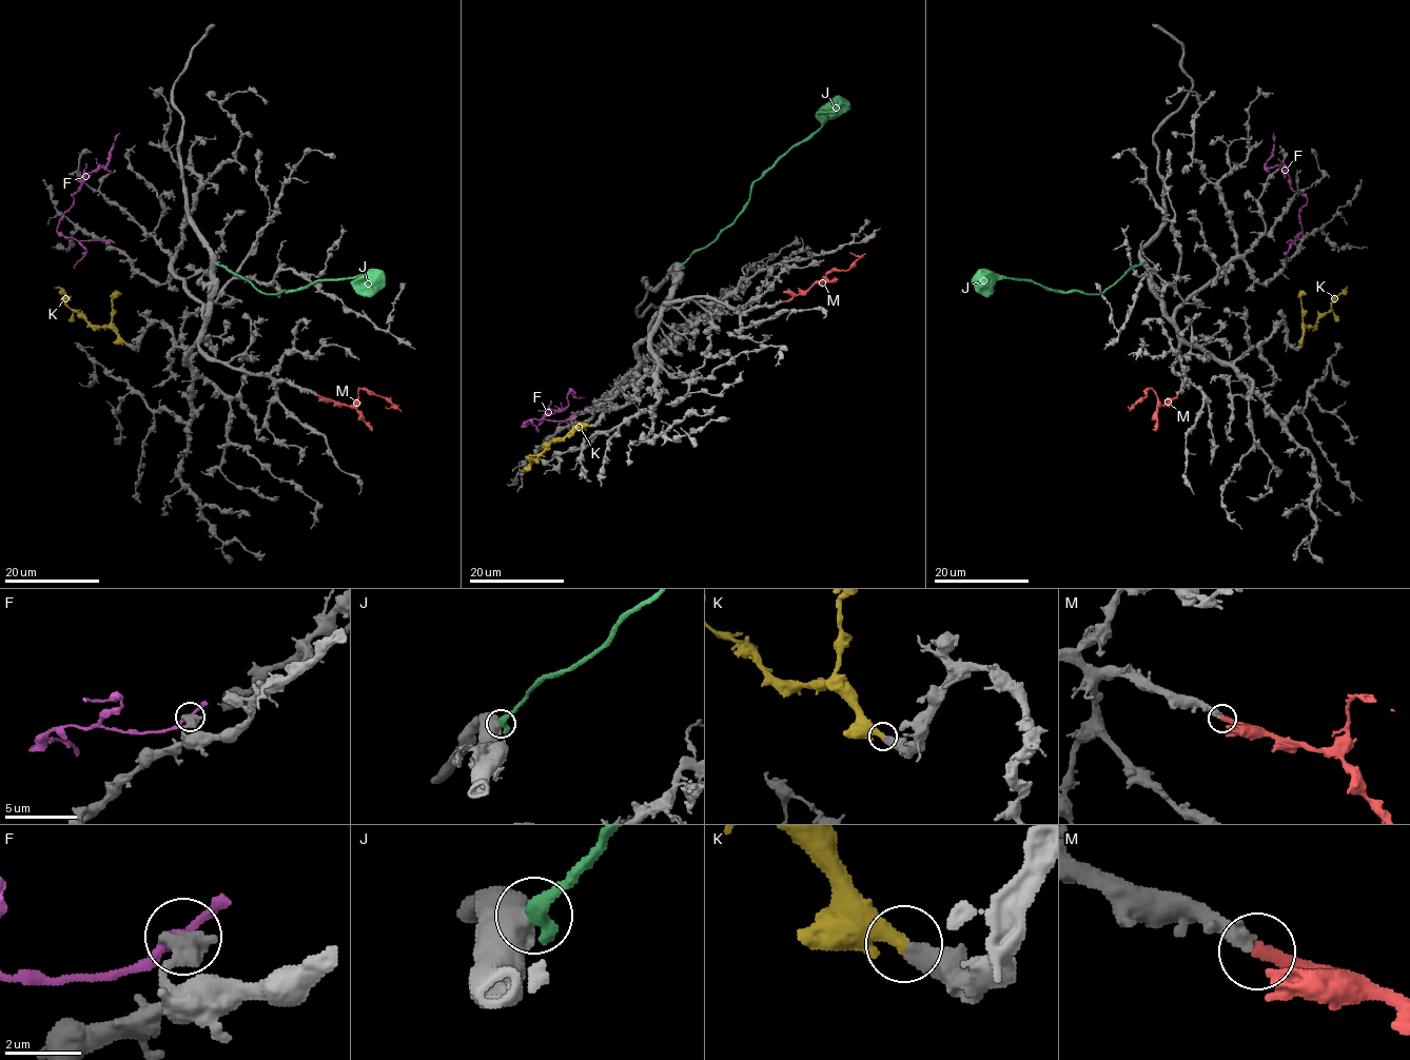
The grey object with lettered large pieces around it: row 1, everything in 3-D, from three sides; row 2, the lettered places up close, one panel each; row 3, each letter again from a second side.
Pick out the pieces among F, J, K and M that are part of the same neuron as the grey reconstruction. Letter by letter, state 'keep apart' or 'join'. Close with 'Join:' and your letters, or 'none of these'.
F: keep apart
J: keep apart
K: join
M: join
Join: K, M

